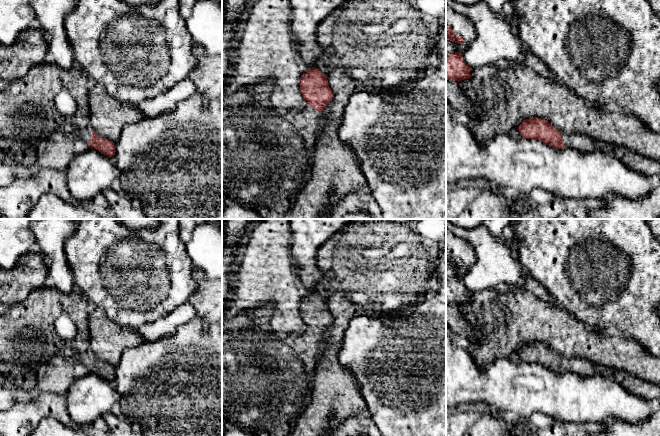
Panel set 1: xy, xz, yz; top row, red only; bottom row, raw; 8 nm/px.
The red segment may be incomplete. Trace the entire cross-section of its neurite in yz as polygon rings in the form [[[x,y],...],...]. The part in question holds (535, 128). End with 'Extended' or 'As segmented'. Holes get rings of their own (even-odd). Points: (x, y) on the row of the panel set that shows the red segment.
[[[532,117],[521,122],[518,129],[523,138],[539,140],[555,149],[569,147],[580,153],[596,151],[614,155],[626,167],[652,179],[660,177],[660,163],[627,147],[590,138],[581,133],[562,134],[547,120]]]. Extended

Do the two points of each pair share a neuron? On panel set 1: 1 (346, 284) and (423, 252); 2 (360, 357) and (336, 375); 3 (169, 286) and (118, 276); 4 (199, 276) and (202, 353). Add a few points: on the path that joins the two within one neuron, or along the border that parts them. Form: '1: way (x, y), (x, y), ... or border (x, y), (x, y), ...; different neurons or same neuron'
1: way (365, 268), (373, 268), (389, 260), (404, 258); same neuron
2: border (341, 345), (338, 351), (338, 361), (345, 368); different neurons
3: way (156, 286), (131, 286); same neuron
4: border (197, 316), (206, 326), (211, 324); different neurons

